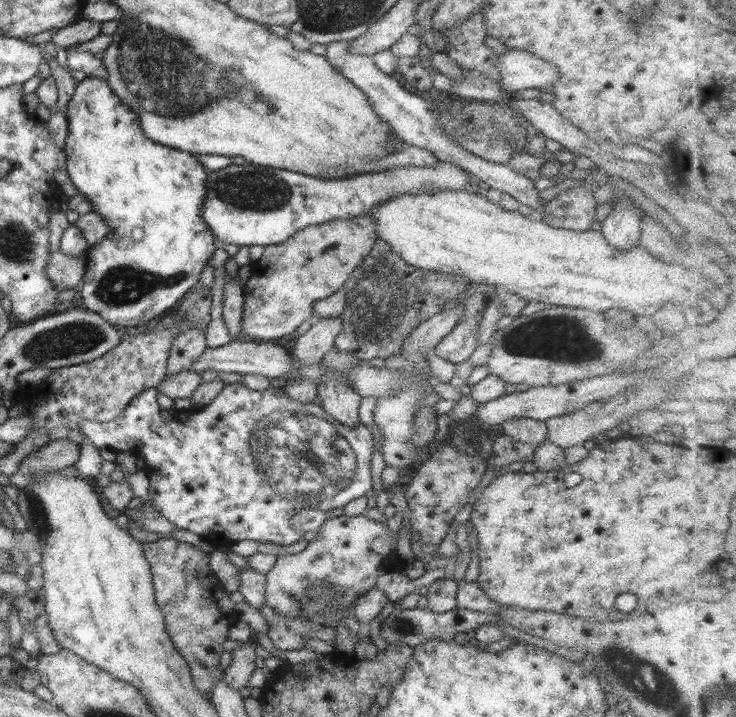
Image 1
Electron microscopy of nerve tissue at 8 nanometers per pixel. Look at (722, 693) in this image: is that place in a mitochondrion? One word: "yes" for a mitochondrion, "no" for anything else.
yes

